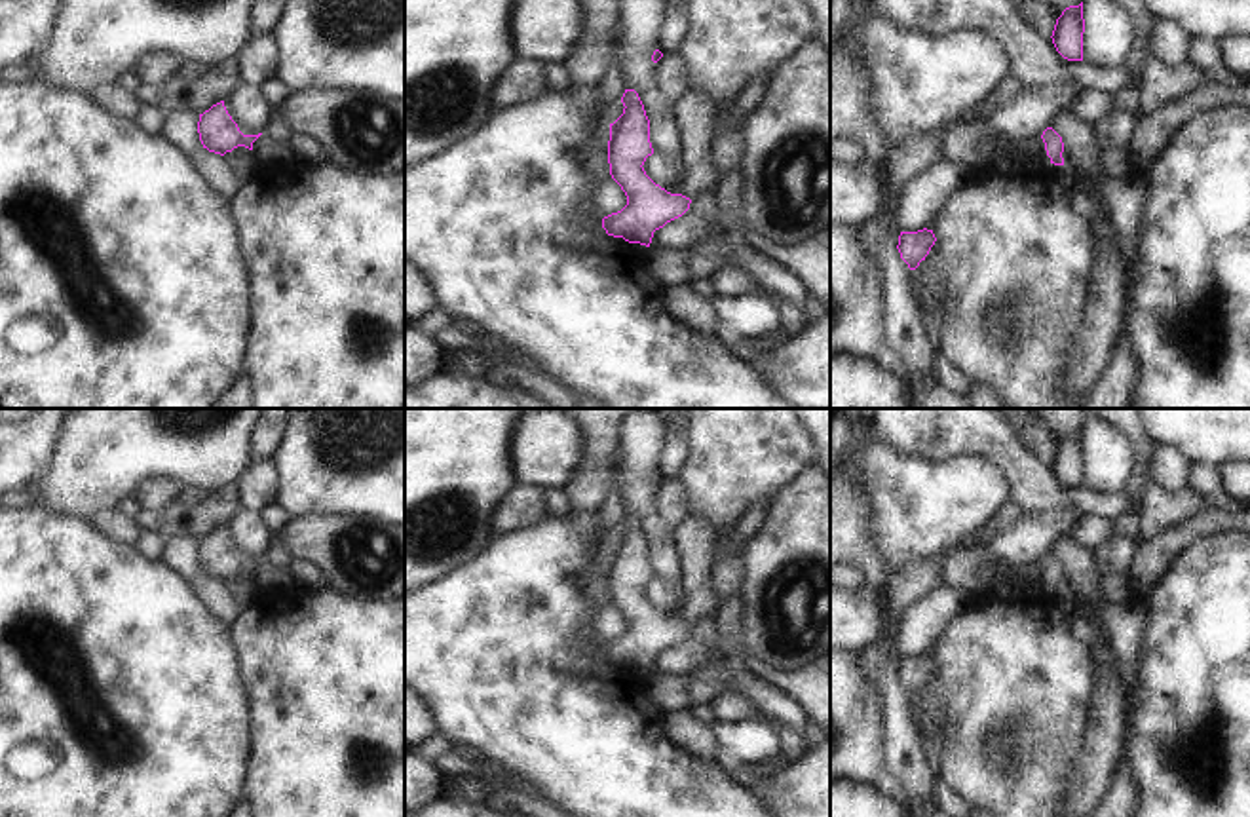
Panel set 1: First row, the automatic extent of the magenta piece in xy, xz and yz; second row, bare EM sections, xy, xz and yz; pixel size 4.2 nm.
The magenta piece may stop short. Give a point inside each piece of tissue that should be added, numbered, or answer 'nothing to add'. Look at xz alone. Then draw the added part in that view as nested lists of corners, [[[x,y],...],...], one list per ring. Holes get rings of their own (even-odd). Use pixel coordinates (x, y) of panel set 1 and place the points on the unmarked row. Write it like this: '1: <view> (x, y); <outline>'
nothing to add

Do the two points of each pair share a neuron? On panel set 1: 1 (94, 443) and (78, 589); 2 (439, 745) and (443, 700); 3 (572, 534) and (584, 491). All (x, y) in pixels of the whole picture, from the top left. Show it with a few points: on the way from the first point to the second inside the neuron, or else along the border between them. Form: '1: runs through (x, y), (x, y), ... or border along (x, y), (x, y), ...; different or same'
1: border along (42, 510), (88, 521); different
2: border along (437, 730), (454, 745); different
3: border along (574, 510), (595, 513); different

